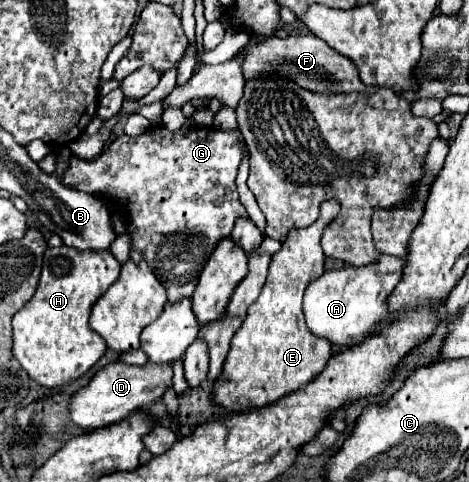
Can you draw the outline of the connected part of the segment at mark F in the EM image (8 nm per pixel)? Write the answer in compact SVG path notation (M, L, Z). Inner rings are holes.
M313 34L287 36L283 40L277 36L271 36L271 38L249 44L247 48L239 52L239 56L243 58L241 70L243 70L245 82L255 80L257 76L263 76L263 74L273 74L273 76L289 78L291 82L297 82L301 88L323 94L323 96L341 94L341 92L343 94L351 94L351 92L371 94L377 90L377 86L367 86L361 82L357 66L347 56L341 56L339 52L329 48L321 38Z

